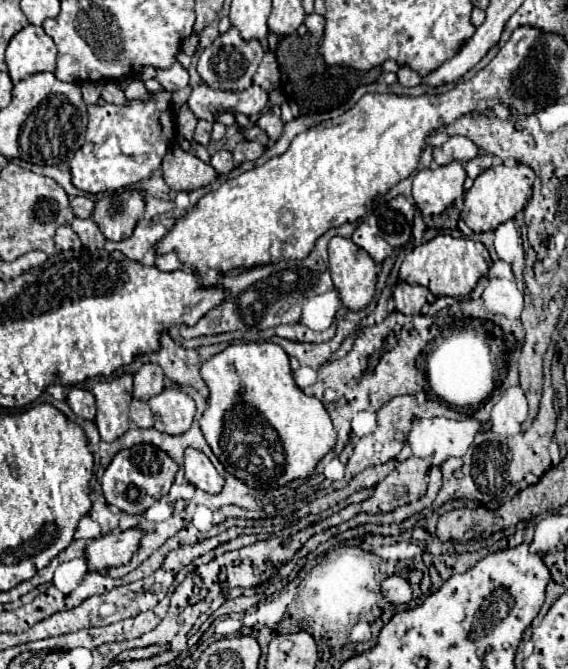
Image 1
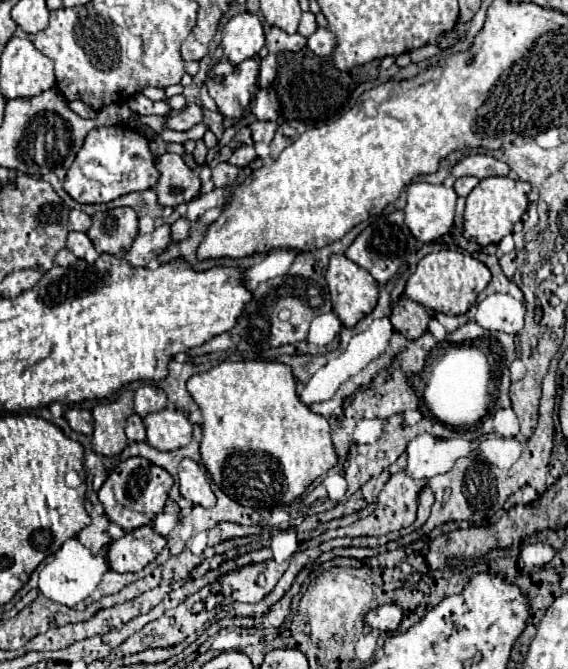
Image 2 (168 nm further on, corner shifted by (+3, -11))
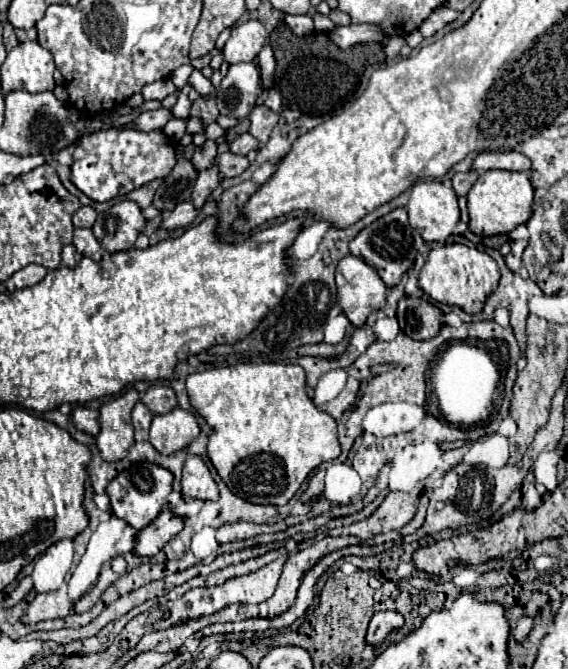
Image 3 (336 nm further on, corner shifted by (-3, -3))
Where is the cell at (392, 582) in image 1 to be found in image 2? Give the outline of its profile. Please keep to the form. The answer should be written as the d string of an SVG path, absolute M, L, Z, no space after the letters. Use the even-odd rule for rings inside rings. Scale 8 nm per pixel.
M394 603L382 605L378 609L372 609L366 617L364 617L366 625L372 629L378 629L380 633L384 631L396 631L400 621L402 621L402 609Z

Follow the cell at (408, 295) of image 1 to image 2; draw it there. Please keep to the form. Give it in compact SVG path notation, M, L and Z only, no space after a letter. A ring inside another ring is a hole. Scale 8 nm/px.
M400 297L400 301L394 305L392 309L392 315L390 315L390 321L392 321L392 327L402 333L406 339L414 341L418 339L420 335L424 335L428 331L428 321L432 317L428 315L426 307L408 299L408 297Z

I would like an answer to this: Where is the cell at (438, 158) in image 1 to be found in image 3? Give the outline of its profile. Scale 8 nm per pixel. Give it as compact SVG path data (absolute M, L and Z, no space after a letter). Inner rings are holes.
M484 151L478 153L474 163L474 171L488 171L488 169L506 169L506 171L528 171L530 161L522 153L516 151Z

